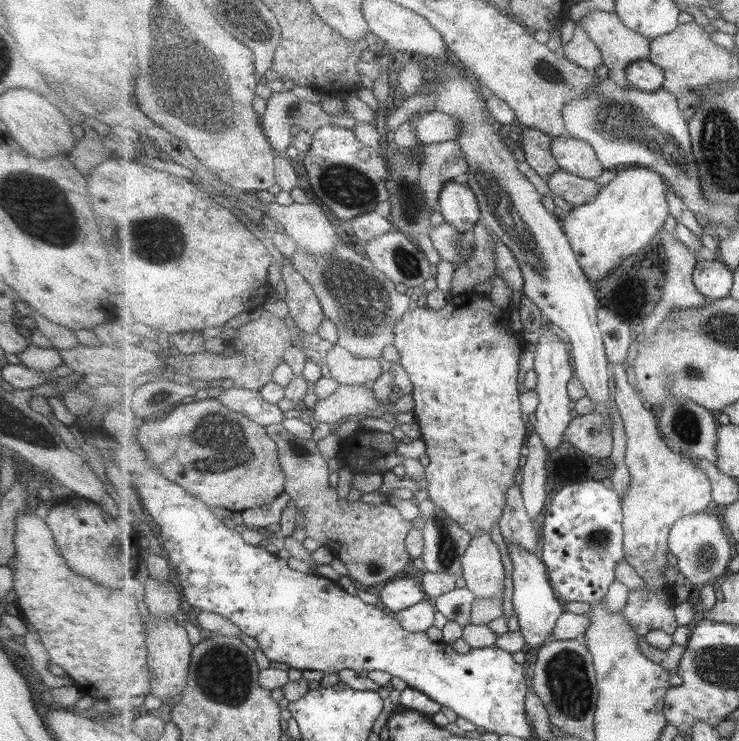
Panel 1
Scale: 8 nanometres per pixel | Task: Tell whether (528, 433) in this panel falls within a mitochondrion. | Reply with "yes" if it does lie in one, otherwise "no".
no

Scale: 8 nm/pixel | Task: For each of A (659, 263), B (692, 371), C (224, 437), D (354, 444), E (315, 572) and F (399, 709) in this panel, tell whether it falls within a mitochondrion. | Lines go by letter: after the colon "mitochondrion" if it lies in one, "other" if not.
A: other
B: mitochondrion
C: mitochondrion
D: other
E: other
F: other

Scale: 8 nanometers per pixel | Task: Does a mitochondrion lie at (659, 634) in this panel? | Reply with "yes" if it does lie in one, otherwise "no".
no

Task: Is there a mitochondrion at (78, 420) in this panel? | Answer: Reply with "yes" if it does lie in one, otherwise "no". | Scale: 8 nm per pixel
no

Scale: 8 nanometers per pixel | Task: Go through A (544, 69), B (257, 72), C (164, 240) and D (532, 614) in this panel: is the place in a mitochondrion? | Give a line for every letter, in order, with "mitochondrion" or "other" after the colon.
A: mitochondrion
B: other
C: mitochondrion
D: other

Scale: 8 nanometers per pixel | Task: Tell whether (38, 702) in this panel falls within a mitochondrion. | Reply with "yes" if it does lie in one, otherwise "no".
no

